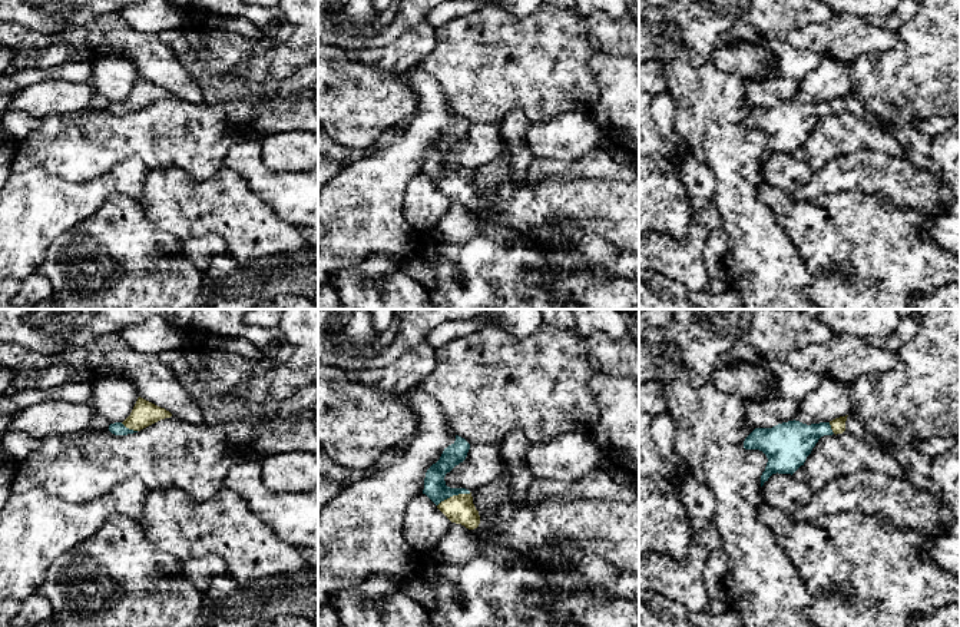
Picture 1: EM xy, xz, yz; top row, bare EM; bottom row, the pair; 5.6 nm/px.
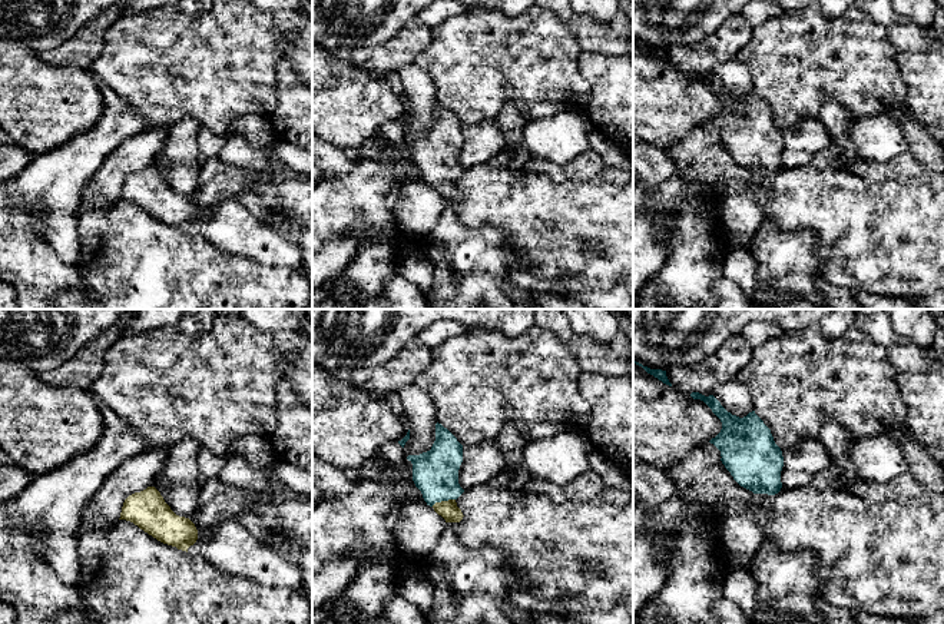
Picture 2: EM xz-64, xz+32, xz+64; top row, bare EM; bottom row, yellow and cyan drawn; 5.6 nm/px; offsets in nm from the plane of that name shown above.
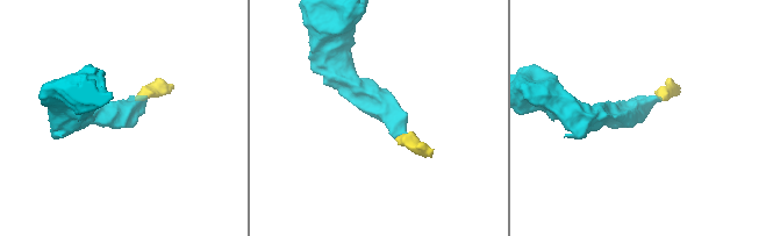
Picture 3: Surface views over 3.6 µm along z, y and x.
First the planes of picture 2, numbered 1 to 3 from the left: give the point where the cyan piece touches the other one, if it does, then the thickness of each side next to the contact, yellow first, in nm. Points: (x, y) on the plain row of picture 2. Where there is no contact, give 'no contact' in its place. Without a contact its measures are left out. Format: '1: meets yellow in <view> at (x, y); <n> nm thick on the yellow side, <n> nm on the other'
1: no contact
2: meets yellow in xz+32 at (443, 181); 110 nm thick on the yellow side, 260 nm on the other
3: no contact

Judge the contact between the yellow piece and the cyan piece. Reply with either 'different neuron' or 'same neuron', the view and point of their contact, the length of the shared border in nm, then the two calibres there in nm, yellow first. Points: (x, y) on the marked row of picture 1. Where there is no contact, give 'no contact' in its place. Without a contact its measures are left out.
same neuron; meets yellow in xz at (453, 496); contact 200 nm long; 160 nm thick on the yellow side, 130 nm on the other

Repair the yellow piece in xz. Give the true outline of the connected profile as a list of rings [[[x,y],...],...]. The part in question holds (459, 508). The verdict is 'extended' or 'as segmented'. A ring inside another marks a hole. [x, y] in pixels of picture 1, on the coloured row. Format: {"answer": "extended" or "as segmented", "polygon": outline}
{"answer": "extended", "polygon": [[[456,435],[456,441],[444,448],[440,460],[427,470],[423,494],[426,494],[451,522],[474,530],[480,524],[480,515],[473,504],[471,492],[466,488],[450,488],[444,481],[446,474],[466,460],[469,449],[470,444]]]}

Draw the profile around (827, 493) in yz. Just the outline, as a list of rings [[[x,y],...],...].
[[[867,471],[830,481],[791,518],[807,522],[848,511],[883,515],[890,528],[910,528],[931,538],[949,534],[956,522],[941,492],[918,490],[903,477]]]

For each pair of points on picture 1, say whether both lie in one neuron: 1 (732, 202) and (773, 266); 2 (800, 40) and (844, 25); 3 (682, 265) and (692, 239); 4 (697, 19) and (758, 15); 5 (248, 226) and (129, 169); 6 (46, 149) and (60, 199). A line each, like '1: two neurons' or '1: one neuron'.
1: one neuron
2: one neuron
3: one neuron
4: two neurons
5: two neurons
6: two neurons

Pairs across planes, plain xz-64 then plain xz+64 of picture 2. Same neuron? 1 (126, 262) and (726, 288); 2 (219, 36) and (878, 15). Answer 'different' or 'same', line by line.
1: different
2: different

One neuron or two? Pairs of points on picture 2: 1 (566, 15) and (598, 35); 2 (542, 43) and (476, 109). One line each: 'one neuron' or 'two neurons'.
1: one neuron
2: one neuron

